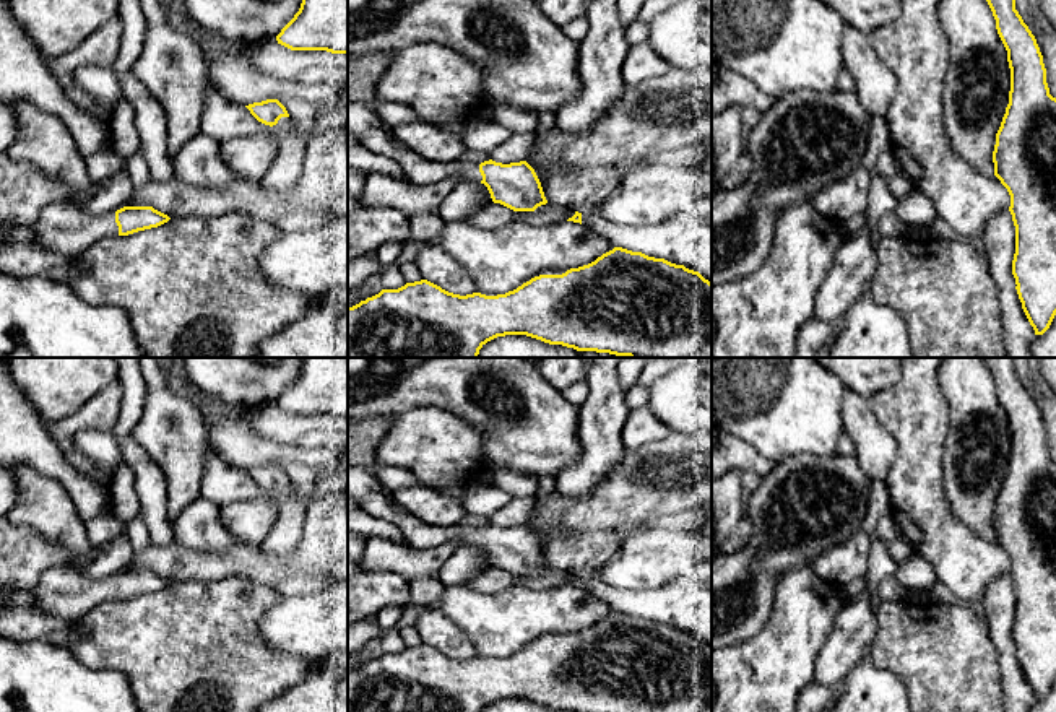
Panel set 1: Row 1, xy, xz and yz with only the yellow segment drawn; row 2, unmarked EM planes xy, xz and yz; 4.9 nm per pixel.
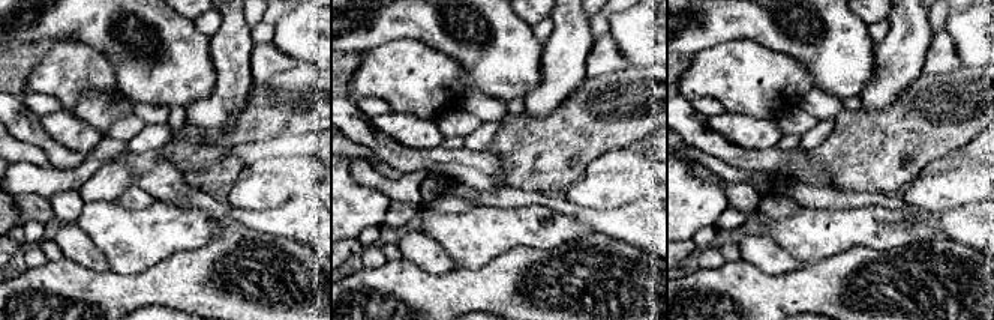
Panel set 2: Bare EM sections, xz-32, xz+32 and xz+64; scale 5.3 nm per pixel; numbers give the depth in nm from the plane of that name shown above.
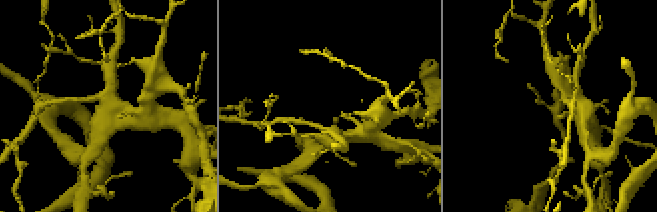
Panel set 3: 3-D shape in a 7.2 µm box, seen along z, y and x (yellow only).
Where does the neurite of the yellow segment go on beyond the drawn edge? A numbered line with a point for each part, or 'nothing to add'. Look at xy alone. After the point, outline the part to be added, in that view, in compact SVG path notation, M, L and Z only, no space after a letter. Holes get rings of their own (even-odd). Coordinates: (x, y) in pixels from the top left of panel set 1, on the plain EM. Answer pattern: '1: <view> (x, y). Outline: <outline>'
1: xy (64, 594). Outline: M67 567L47 569L32 592L37 611L68 623L99 603L119 600L114 575L94 580Z

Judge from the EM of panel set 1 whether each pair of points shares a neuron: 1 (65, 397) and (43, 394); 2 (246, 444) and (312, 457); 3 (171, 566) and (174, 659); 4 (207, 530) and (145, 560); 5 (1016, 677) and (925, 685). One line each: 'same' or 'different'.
1: same
2: same
3: different
4: different
5: different

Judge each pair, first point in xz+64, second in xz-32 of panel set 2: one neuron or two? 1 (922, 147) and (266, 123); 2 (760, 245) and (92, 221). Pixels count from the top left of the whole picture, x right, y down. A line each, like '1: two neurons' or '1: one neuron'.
1: one neuron
2: two neurons

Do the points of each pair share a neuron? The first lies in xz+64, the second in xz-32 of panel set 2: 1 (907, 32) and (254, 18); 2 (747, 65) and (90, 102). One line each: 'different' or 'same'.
1: different
2: different

